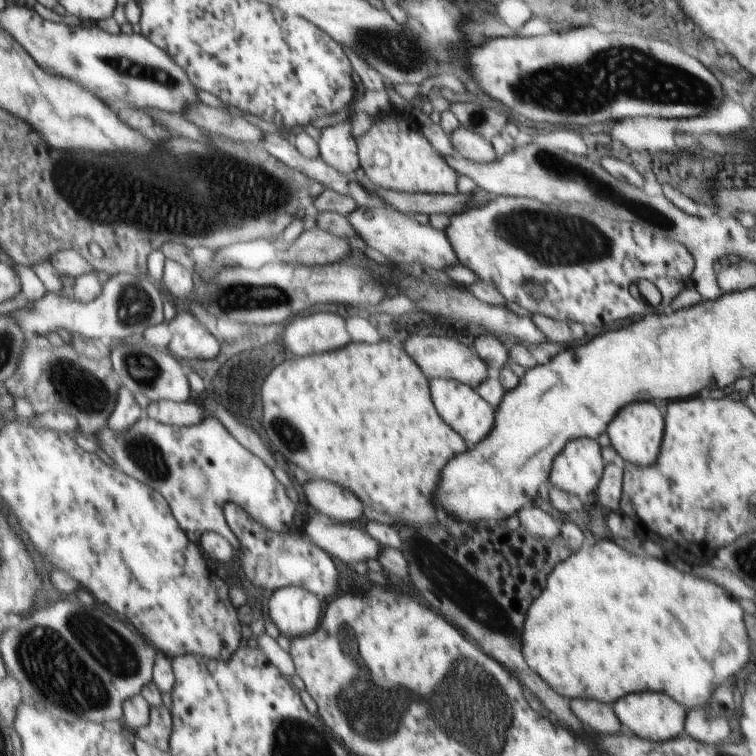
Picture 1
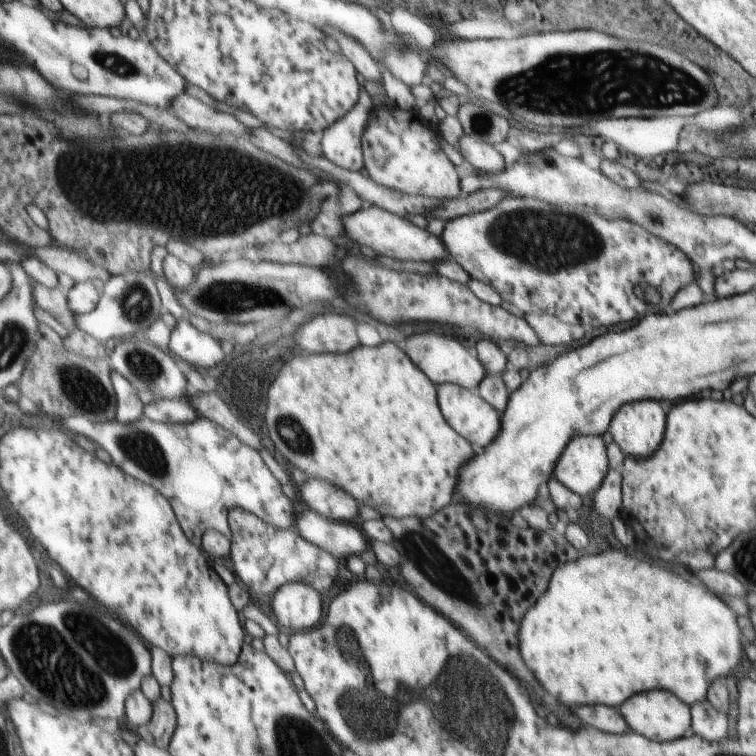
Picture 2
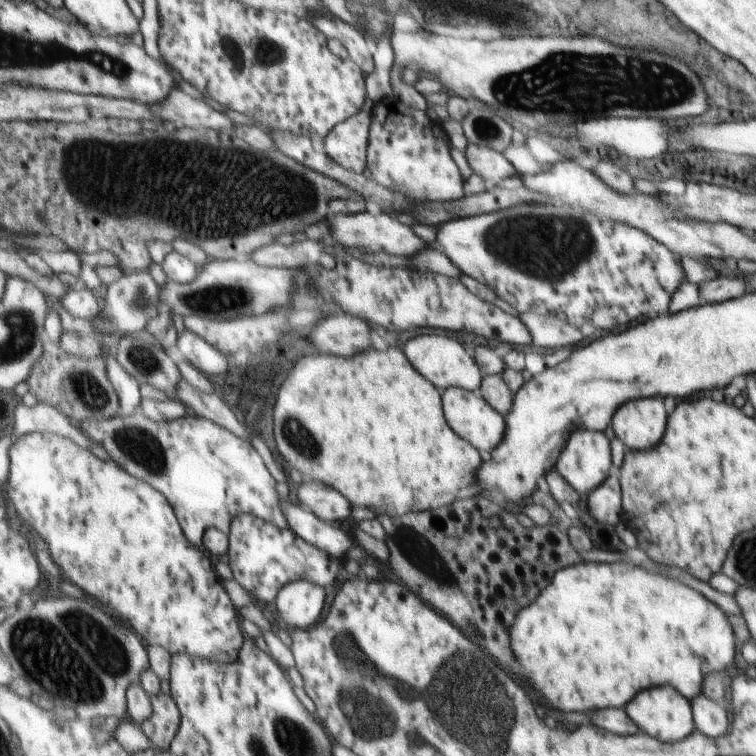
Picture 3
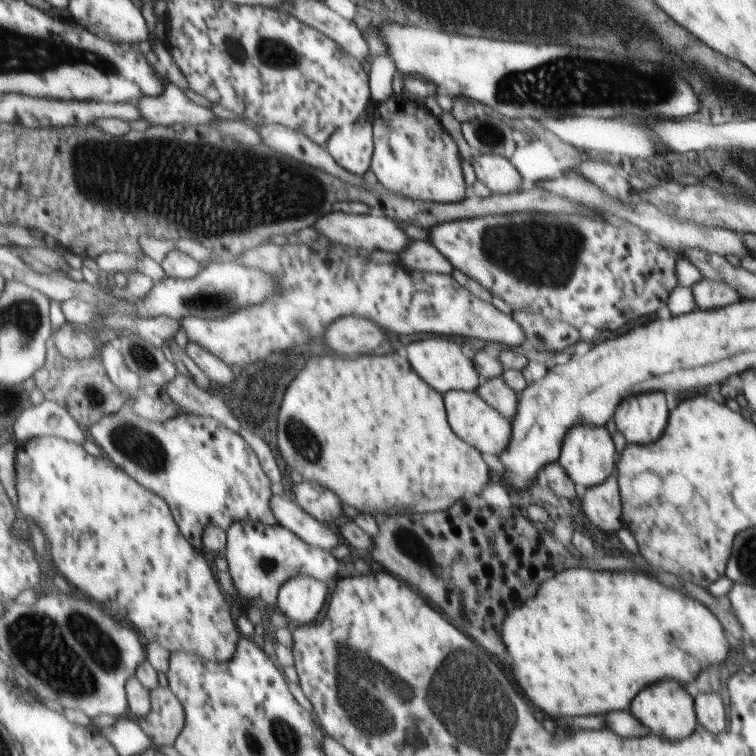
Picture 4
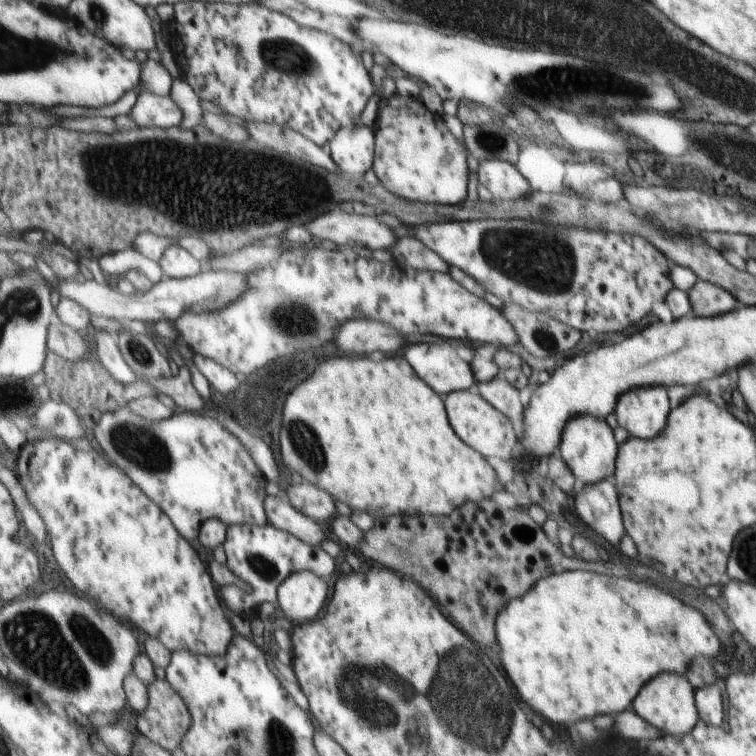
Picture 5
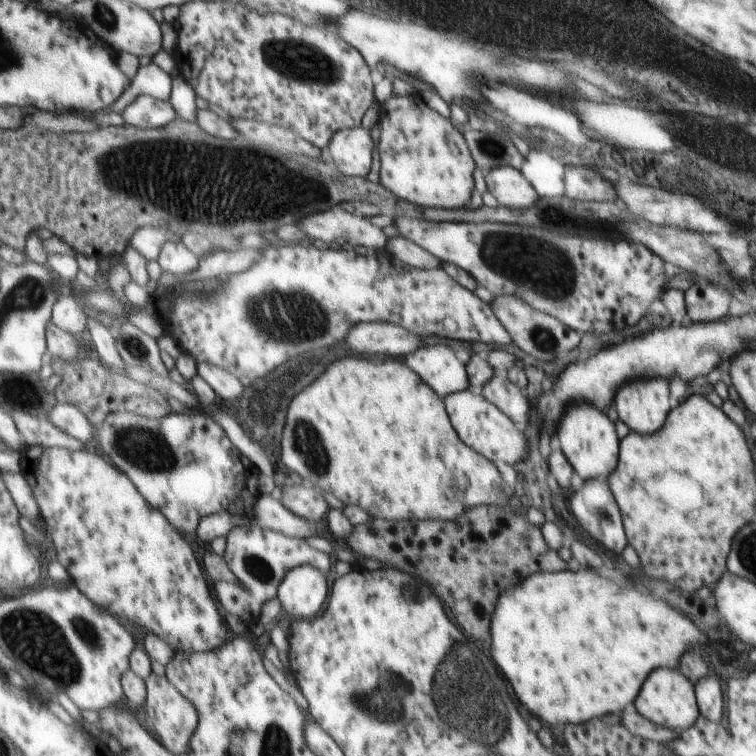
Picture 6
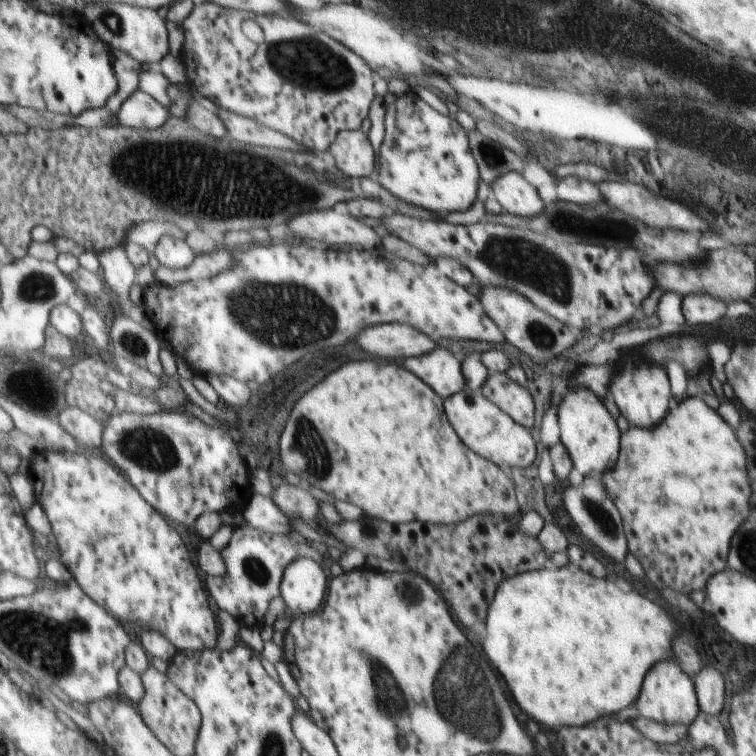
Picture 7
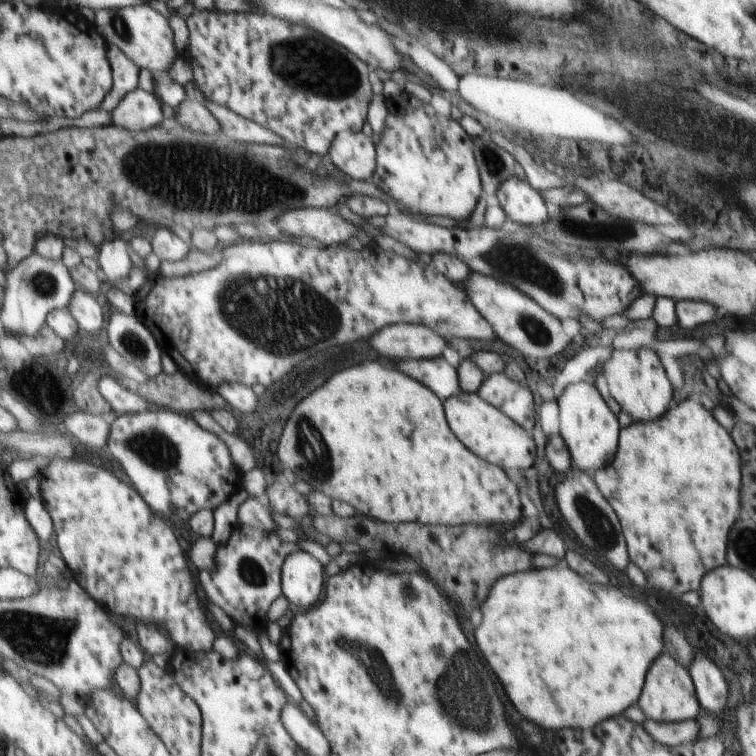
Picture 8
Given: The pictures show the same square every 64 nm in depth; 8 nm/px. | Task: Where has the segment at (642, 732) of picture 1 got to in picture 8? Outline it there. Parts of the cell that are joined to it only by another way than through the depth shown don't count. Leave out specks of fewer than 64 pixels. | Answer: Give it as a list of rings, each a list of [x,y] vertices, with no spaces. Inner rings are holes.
[[[661,652],[656,659],[653,659],[648,668],[647,677],[644,679],[644,688],[638,702],[639,708],[647,719],[659,722],[676,723],[695,718],[699,710],[699,698],[695,698],[690,674],[687,674],[685,666],[679,666],[679,662],[673,660],[665,652]]]

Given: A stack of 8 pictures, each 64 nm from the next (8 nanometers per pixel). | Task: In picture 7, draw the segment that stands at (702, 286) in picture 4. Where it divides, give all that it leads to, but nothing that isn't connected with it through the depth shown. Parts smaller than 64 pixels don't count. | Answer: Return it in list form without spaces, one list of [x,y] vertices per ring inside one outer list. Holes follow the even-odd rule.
[[[691,294],[685,296],[683,300],[683,318],[685,322],[697,326],[697,324],[713,324],[717,322],[723,312],[725,312],[725,304],[719,300],[713,300],[709,296],[701,296],[701,294]]]

